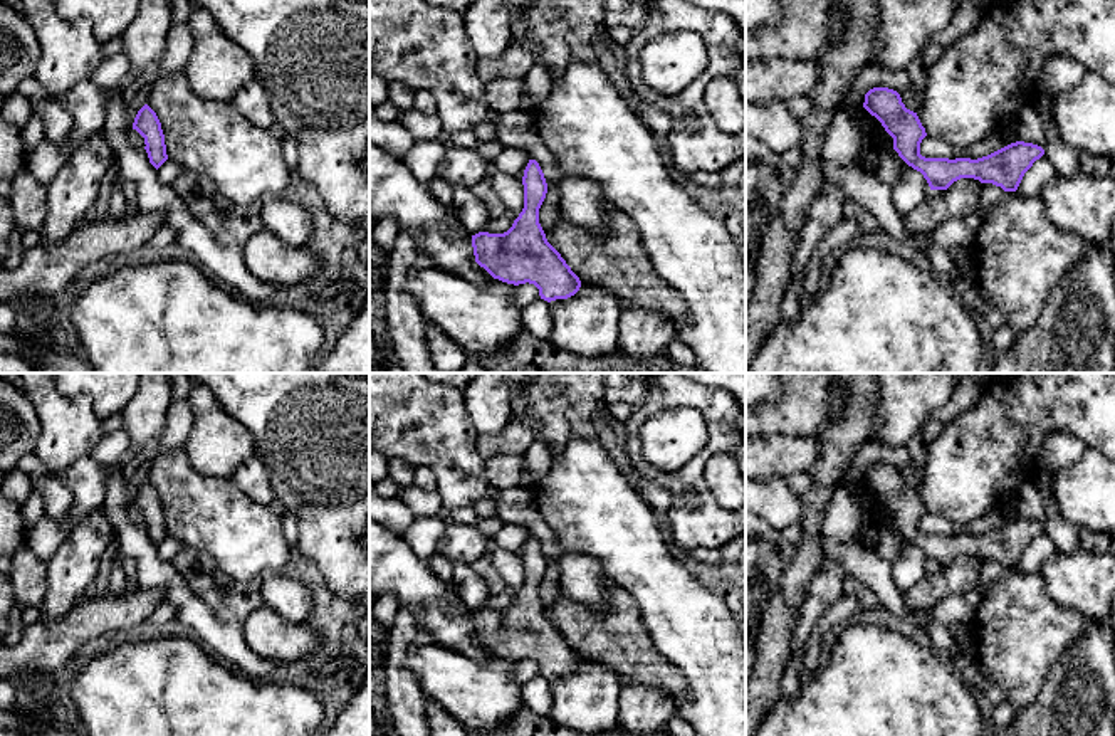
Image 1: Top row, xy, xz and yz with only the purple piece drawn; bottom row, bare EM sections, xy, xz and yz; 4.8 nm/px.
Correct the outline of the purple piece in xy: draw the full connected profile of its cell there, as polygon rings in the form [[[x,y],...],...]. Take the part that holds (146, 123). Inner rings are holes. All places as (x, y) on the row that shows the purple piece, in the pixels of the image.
[[[148,104],[138,111],[133,129],[144,138],[149,163],[158,170],[168,160],[168,155],[161,123]]]

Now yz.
[[[873,87],[865,94],[863,108],[882,123],[893,138],[893,150],[924,175],[930,190],[947,190],[961,178],[974,178],[1004,192],[1016,192],[1024,173],[1044,155],[1038,145],[1016,141],[977,160],[925,158],[920,155],[925,128],[917,113],[905,108],[897,91]]]

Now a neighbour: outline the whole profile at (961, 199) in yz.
[[[961,178],[947,190],[930,190],[927,197],[903,218],[905,232],[922,235],[945,220],[972,213],[977,207],[982,185],[974,178]]]

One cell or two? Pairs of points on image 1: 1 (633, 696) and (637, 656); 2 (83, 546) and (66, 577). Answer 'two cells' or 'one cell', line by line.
1: two cells
2: one cell

